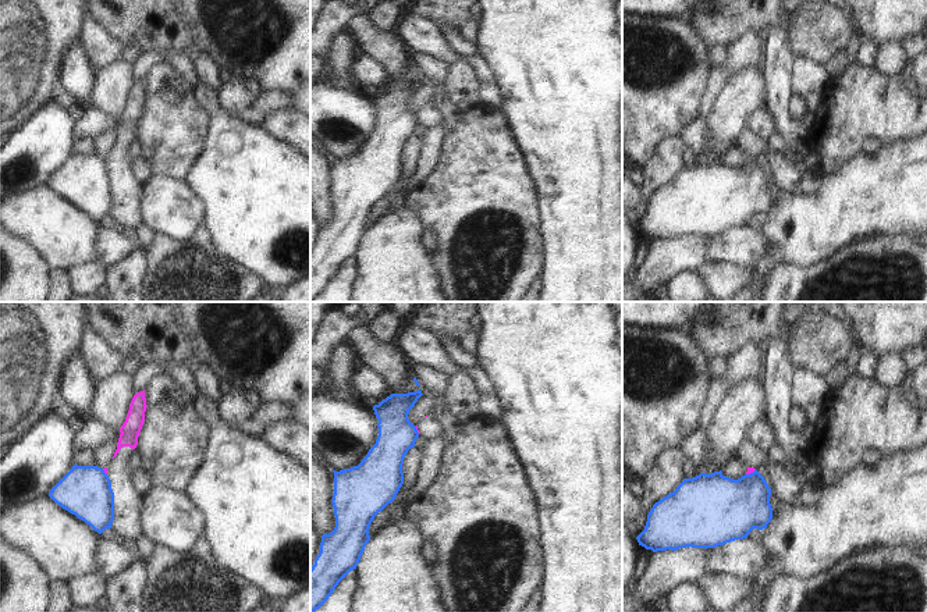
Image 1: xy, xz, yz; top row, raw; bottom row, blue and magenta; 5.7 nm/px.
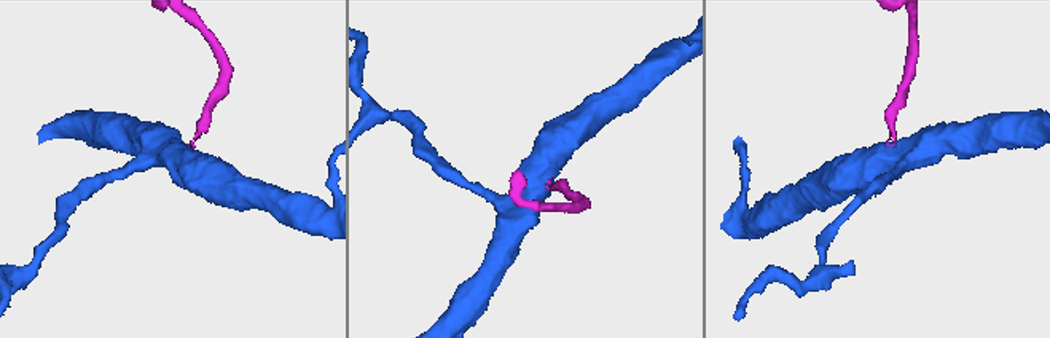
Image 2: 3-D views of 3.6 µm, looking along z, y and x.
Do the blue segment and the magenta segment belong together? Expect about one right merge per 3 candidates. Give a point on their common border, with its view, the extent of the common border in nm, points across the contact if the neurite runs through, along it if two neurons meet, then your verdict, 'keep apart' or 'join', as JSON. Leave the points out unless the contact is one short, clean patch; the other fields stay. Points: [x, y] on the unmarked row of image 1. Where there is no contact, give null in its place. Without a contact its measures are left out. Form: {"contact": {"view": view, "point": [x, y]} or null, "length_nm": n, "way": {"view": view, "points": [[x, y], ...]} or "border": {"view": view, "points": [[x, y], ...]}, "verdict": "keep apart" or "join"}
{"contact": {"view": "yz", "point": [750, 162]}, "length_nm": 70, "border": {"view": "yz", "points": [[755, 157], [746, 163]]}, "verdict": "keep apart"}

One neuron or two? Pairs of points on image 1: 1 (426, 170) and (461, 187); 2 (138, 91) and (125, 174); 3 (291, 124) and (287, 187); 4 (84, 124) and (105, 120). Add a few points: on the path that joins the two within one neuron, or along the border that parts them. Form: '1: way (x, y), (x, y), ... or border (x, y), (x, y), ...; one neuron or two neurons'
1: border (443, 141), (443, 152), (437, 166), (409, 195); two neurons
2: way (134, 111), (121, 143), (121, 153); one neuron
3: border (262, 124), (295, 148); two neurons
4: way (89, 124), (99, 121); one neuron

